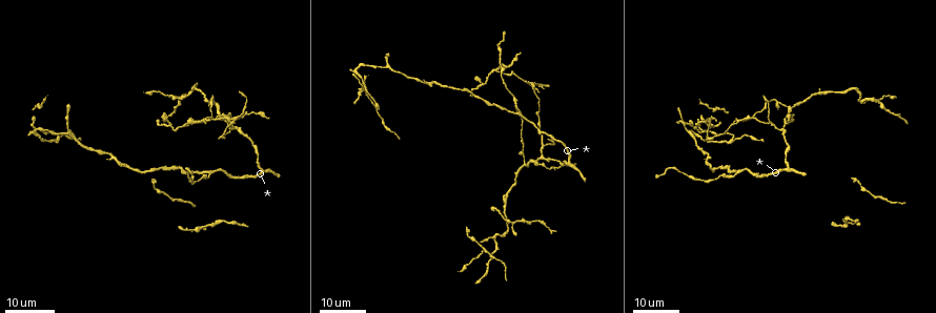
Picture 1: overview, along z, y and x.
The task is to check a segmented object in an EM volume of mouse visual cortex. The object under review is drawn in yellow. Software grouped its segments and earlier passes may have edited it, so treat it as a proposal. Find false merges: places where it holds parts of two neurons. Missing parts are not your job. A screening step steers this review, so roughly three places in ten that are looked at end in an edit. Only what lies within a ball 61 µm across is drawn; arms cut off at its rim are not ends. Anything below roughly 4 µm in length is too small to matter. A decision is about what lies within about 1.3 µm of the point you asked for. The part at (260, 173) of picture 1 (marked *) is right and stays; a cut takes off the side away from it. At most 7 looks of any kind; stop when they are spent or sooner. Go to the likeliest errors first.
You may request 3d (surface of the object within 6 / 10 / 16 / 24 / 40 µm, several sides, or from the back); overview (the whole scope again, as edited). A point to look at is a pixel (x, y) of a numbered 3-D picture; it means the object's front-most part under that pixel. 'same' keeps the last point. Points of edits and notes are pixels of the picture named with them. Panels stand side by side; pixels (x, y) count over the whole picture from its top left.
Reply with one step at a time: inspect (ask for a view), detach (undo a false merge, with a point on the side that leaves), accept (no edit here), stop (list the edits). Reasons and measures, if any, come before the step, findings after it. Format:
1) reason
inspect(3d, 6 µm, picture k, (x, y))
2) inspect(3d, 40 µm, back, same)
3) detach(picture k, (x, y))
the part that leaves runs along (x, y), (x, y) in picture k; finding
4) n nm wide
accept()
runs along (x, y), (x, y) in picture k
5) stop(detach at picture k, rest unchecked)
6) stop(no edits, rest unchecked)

branch point
inspect(3d, 24 µm, picture 1, (68, 132))

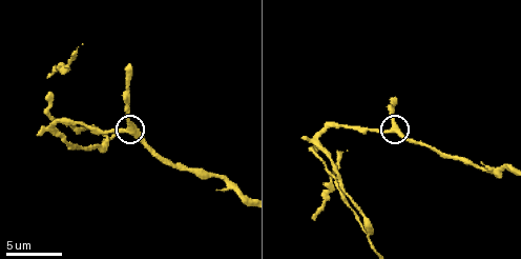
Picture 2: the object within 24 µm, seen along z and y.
inspect(3d, 6 µm, picture 2, (129, 126))

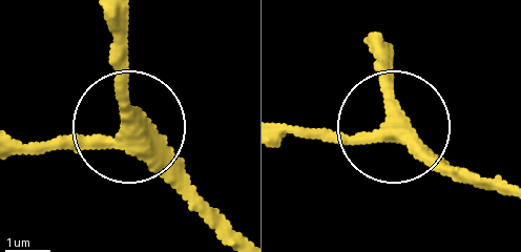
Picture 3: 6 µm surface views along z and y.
3 arms
accept()
continuous, no second neuron

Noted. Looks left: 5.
three-way junction
inspect(3d, 16 µm, picture 1, (523, 163))

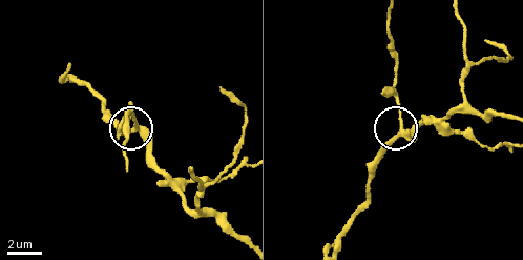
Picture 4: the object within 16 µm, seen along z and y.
inspect(3d, 6 µm, picture 4, (135, 129))

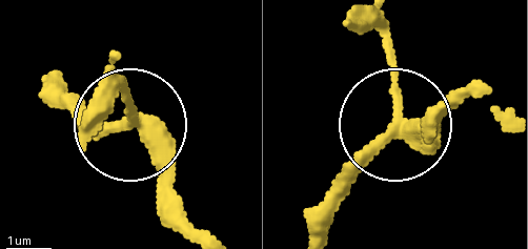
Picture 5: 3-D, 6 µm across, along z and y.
3 arms
accept()
all the same neuron

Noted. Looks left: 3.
inspect(3d, 10 µm, picture 2, (107, 139))

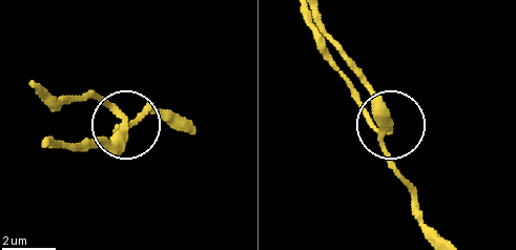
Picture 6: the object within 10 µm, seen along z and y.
side arm 9 µm
accept()
runs along (311, 9), (388, 125), (386, 145), (401, 183) in picture 6; one neuron here

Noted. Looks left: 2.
stop(no edits, rest unchecked)

